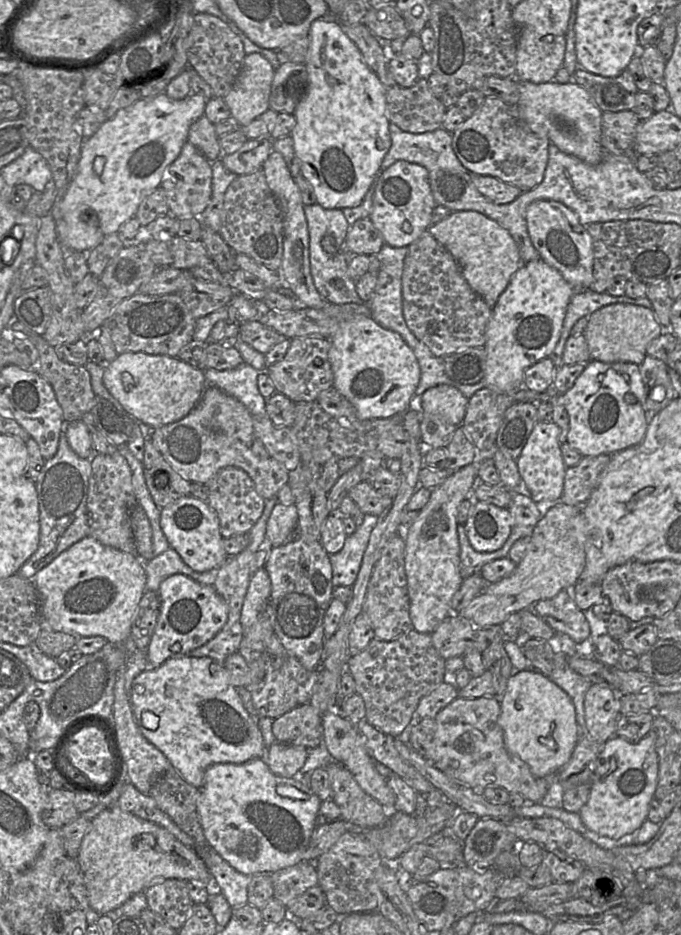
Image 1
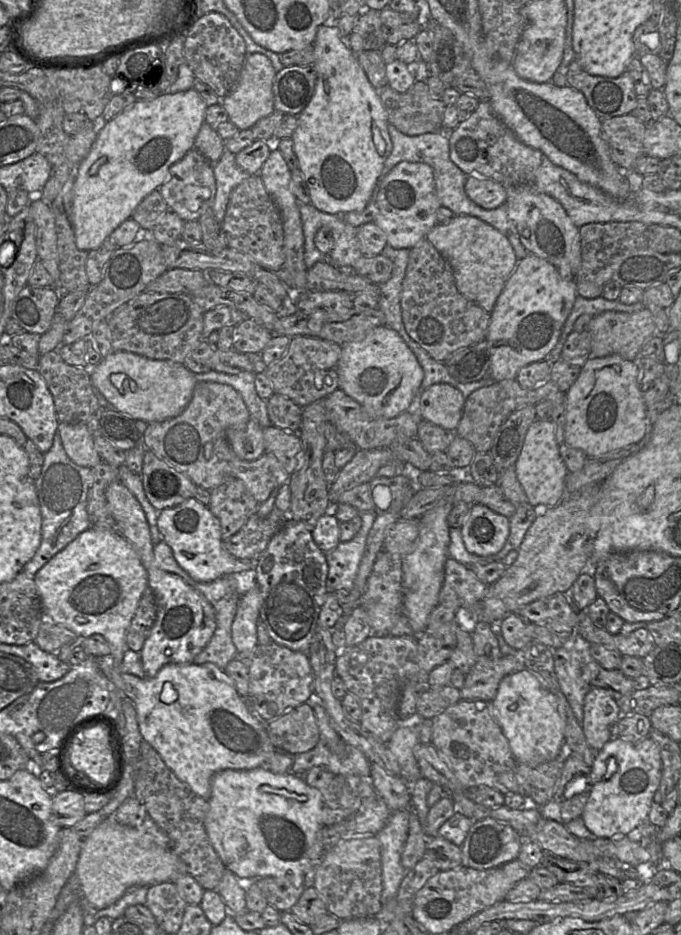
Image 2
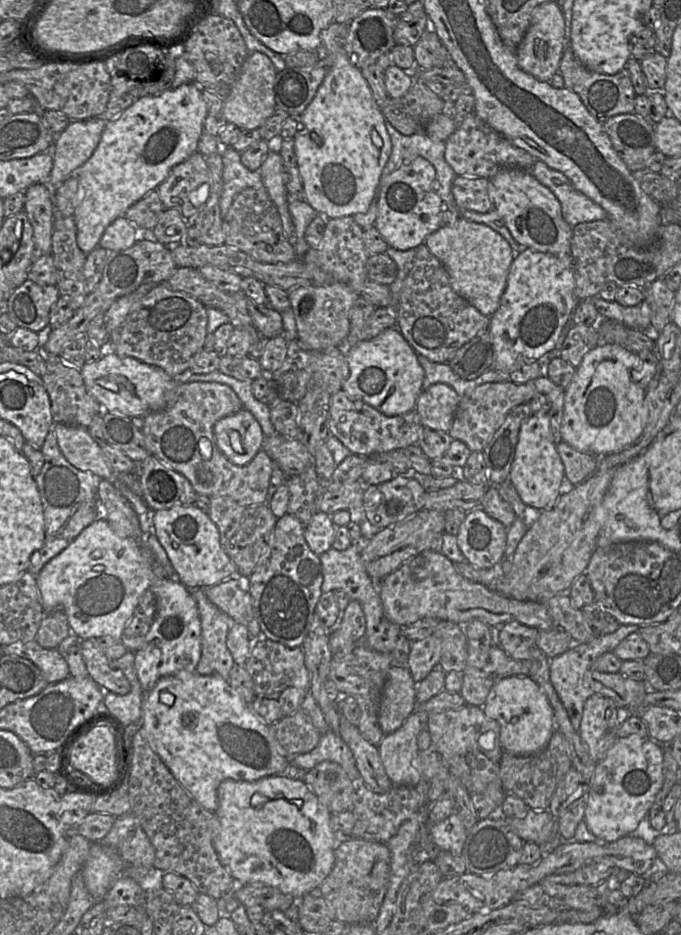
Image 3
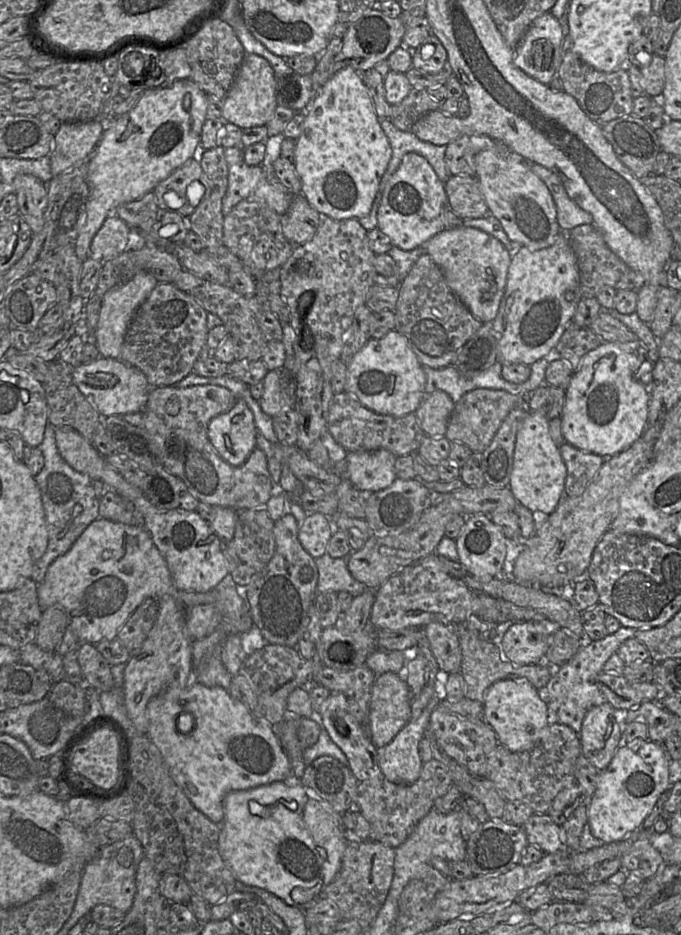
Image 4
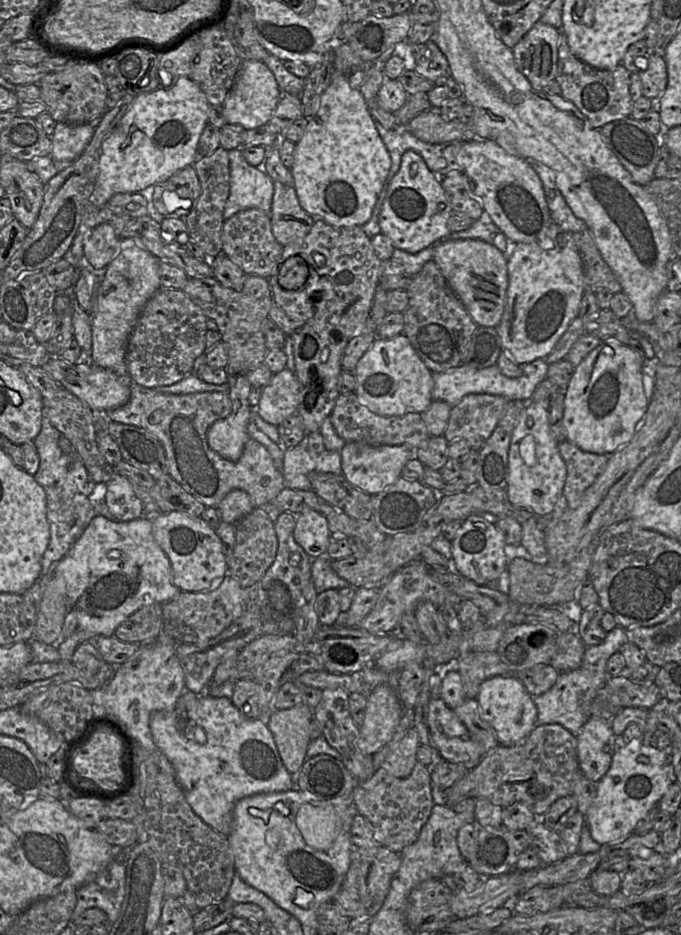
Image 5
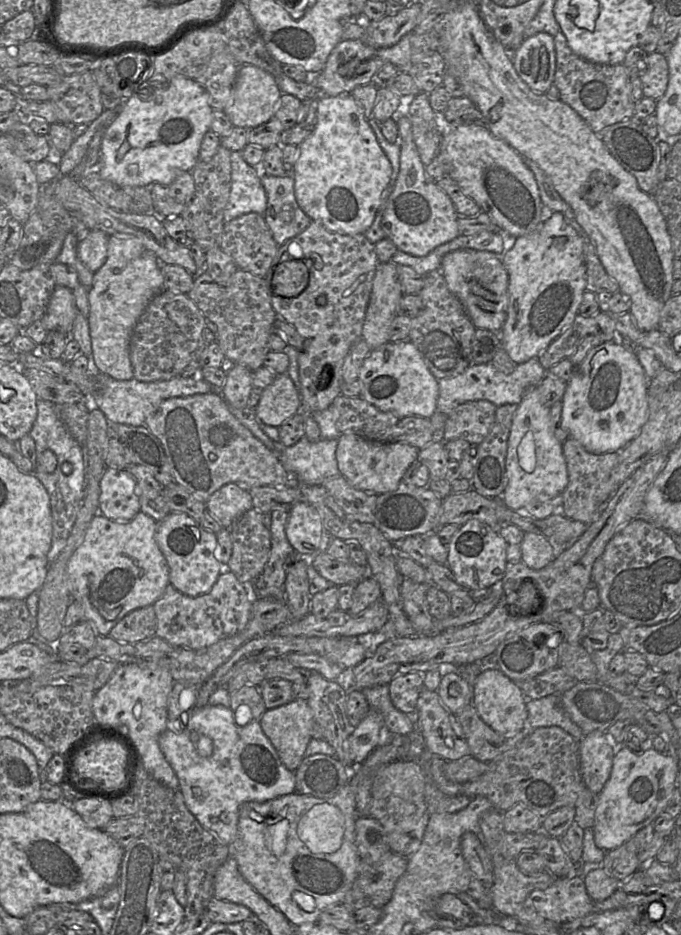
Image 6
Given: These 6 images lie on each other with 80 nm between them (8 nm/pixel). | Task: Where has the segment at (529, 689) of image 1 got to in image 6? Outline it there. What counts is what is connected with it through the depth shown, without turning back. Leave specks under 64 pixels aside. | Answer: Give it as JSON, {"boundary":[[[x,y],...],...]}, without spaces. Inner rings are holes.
{"boundary":[[[498,668],[482,672],[471,685],[472,704],[479,716],[495,731],[503,736],[513,736],[523,730],[528,716],[527,698],[521,688]]]}

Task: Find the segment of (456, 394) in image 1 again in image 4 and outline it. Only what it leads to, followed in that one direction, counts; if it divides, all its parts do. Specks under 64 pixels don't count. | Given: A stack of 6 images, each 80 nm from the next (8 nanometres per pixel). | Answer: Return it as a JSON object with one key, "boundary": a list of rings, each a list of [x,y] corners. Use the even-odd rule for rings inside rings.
{"boundary":[[[443,390],[426,394],[415,411],[424,433],[432,437],[445,436],[454,406],[451,397]]]}

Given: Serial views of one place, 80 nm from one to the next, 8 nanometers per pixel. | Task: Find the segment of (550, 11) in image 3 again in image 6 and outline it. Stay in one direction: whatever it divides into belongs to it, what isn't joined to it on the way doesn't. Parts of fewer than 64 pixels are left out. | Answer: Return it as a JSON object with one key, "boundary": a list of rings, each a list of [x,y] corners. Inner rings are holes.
{"boundary":[[[540,32],[526,38],[513,52],[513,65],[532,91],[545,94],[556,71],[554,36]]]}

